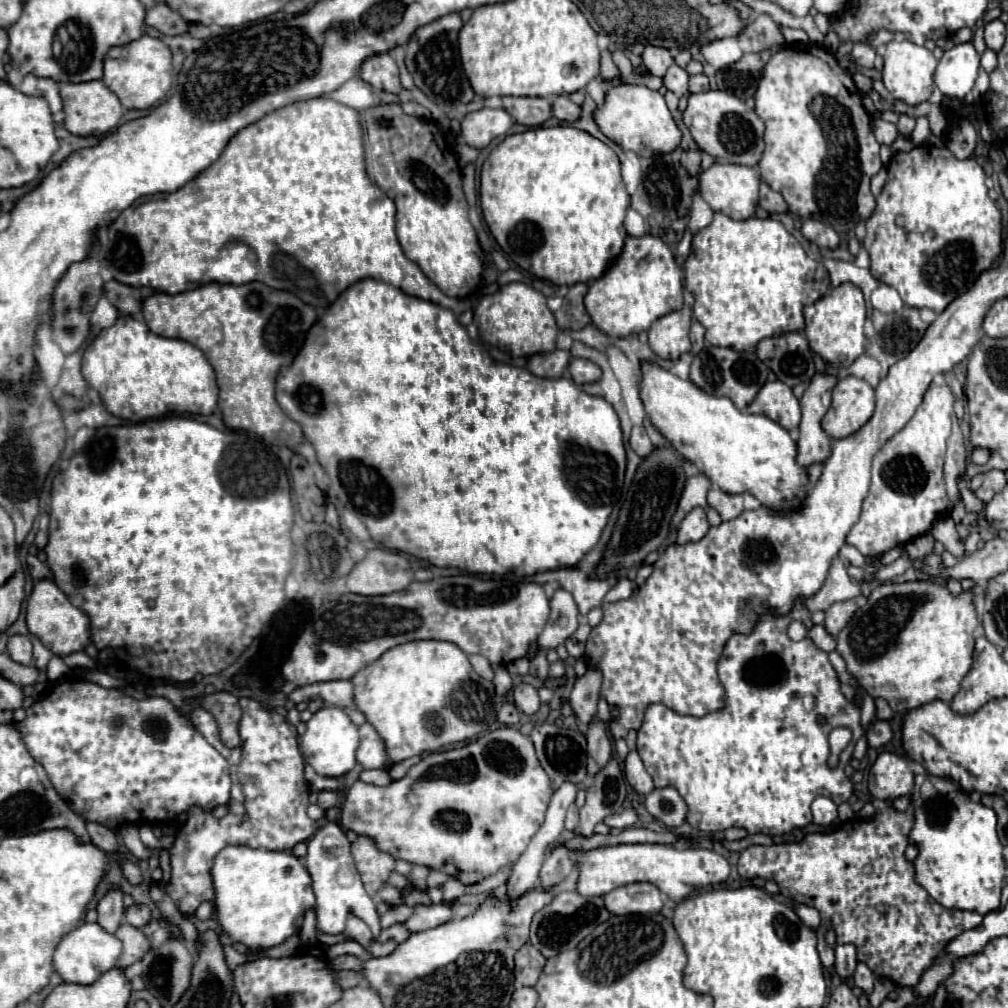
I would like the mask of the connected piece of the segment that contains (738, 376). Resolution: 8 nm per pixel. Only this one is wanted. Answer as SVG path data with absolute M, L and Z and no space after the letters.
M711 346L701 350L693 358L689 380L713 396L727 396L739 410L743 410L753 402L755 394L763 388L763 384L767 382L767 374L769 374L767 366L755 354Z

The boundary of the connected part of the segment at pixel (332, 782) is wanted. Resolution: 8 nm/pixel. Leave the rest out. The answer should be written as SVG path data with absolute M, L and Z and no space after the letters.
M311 766L305 768L305 778L307 784L313 792L323 792L323 790L337 790L339 788L339 780L337 778L327 778L327 776L319 776Z

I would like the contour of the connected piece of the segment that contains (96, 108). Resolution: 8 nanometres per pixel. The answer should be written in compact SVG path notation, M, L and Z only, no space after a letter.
M61 82L59 94L63 100L63 112L65 112L65 128L75 136L101 136L111 132L119 126L119 120L123 116L123 106L119 98L101 82Z

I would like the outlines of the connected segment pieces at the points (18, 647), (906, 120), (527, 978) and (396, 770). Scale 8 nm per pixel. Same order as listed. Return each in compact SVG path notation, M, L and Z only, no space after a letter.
M19 634L11 636L7 642L7 654L19 664L31 664L33 662L33 656L31 656L33 646L31 646L27 636L19 636Z
M901 114L899 122L897 122L897 130L899 130L899 136L903 136L903 138L909 138L913 128L915 128L915 118L911 118L911 116L907 116L907 114Z
M525 944L515 954L515 980L523 986L535 986L545 962L547 958L543 958L543 954L535 950L535 946Z
M413 756L413 758L407 758L407 760L399 762L399 764L395 764L395 766L389 770L391 778L393 778L393 780L403 778L403 774L407 774L407 770L409 770L409 768L411 768L415 762L419 762L419 760L421 760L421 756Z

